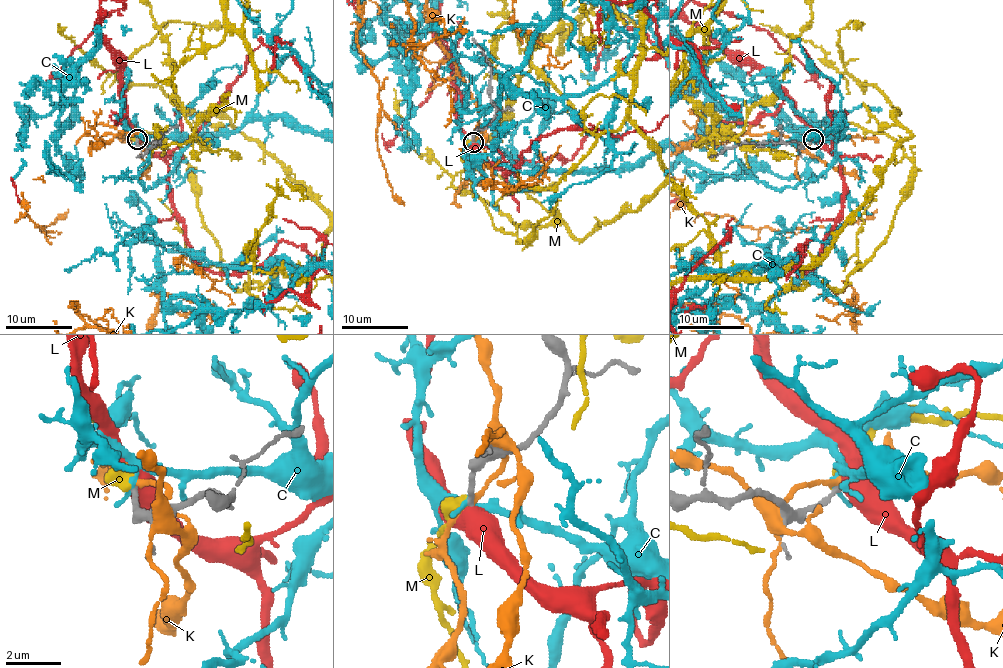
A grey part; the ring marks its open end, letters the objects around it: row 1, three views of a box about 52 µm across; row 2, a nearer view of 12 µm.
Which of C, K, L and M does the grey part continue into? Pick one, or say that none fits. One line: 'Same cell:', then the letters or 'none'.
Same cell: L

